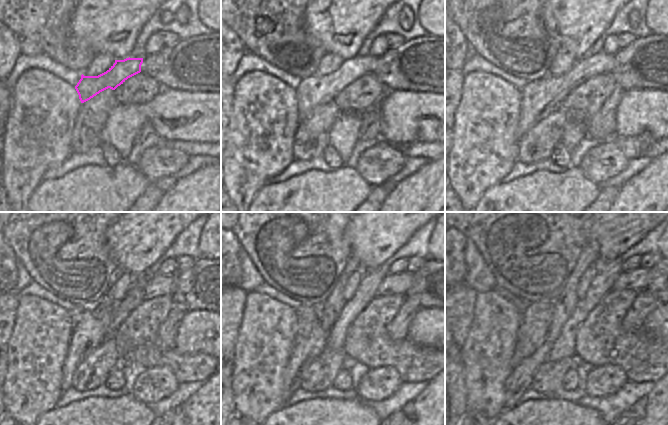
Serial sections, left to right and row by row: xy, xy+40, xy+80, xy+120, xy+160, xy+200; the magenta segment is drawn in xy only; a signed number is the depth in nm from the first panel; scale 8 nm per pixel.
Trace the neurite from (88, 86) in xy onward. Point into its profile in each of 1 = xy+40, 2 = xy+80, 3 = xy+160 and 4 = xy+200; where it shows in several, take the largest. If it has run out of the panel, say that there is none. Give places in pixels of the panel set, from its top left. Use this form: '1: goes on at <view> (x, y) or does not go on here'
1: goes on at xy+40 (314, 91)
2: goes on at xy+80 (539, 98)
3: goes on at xy+160 (304, 350)
4: goes on at xy+200 (519, 380)

